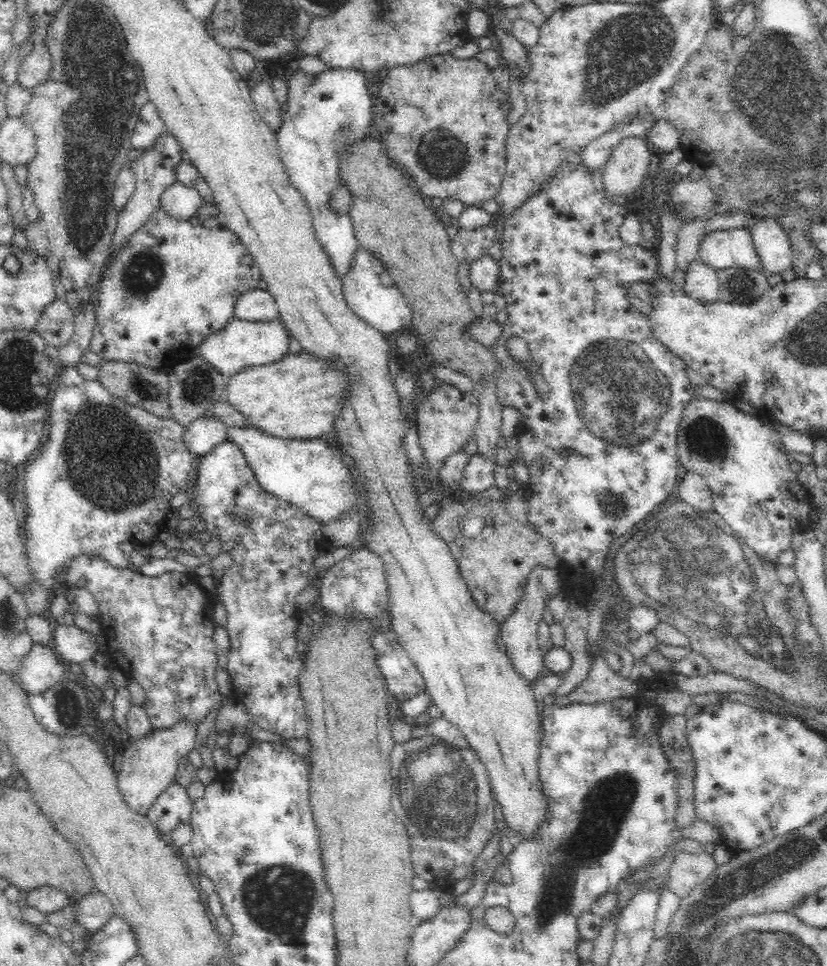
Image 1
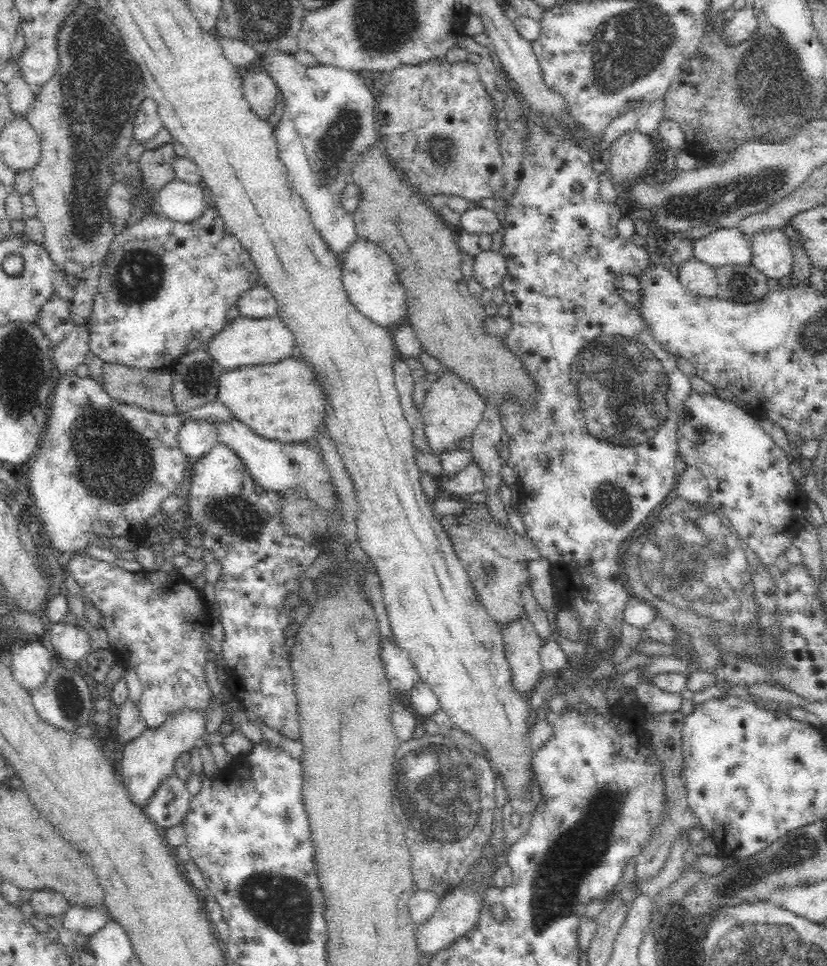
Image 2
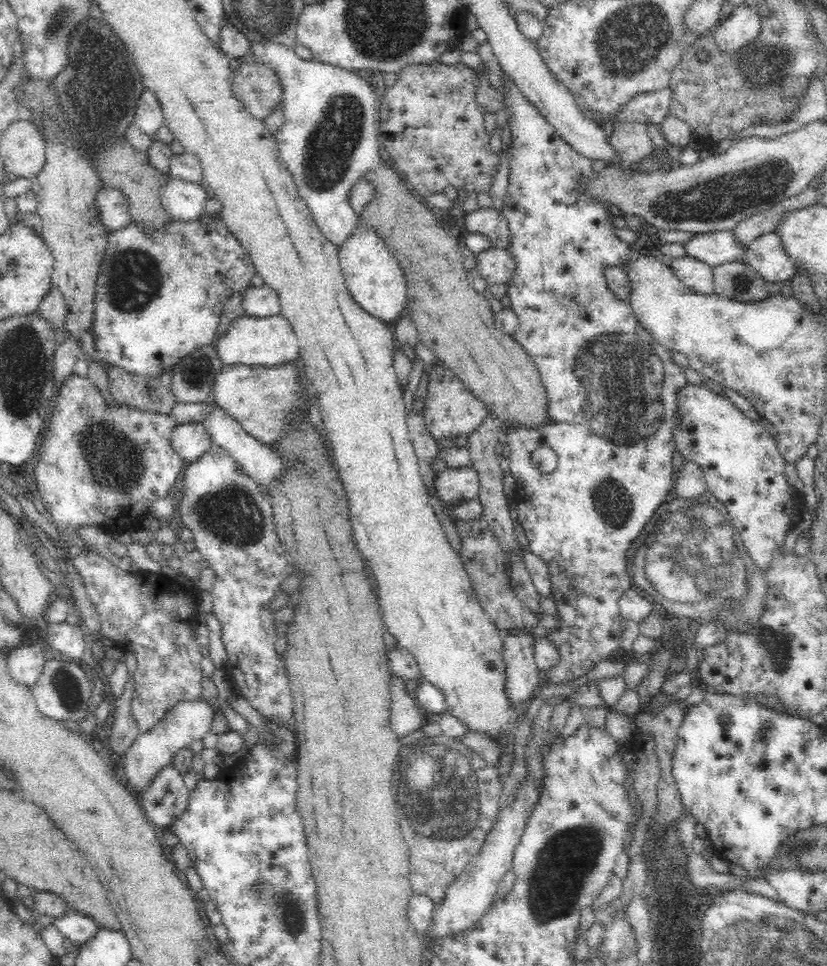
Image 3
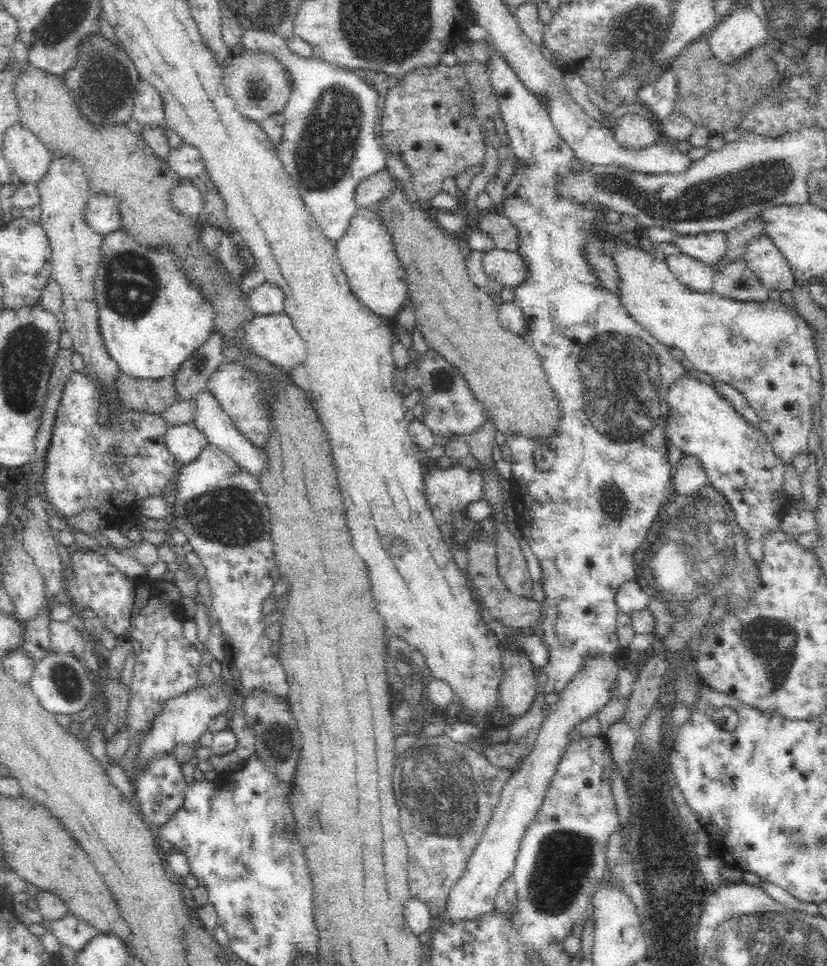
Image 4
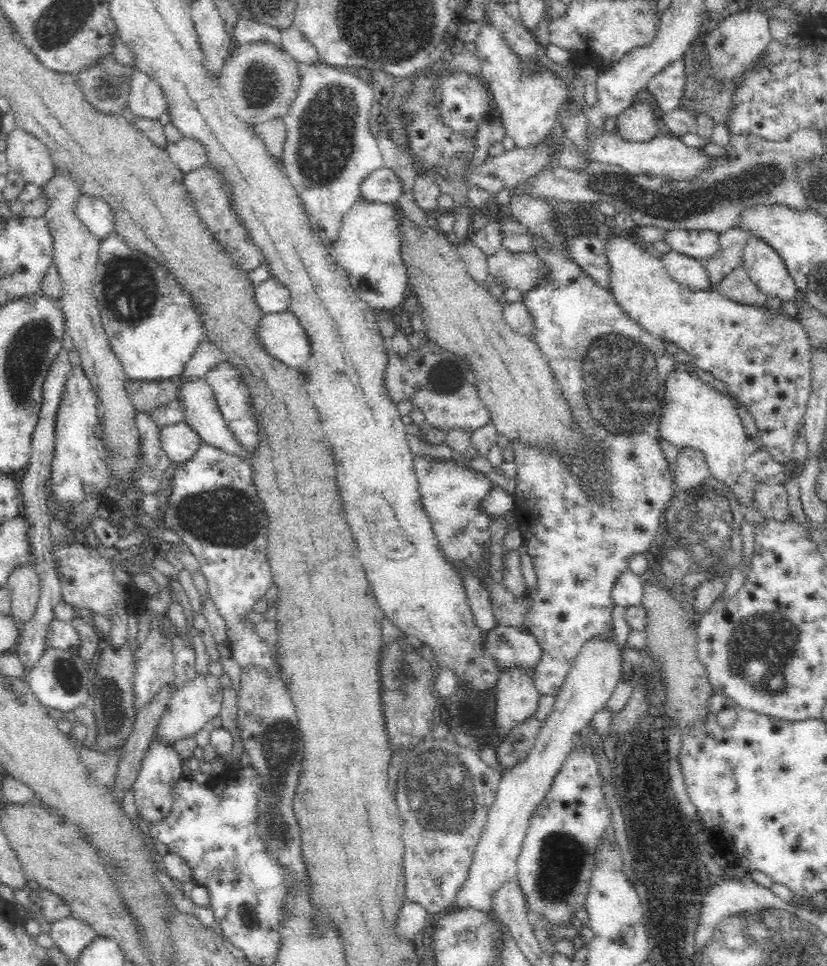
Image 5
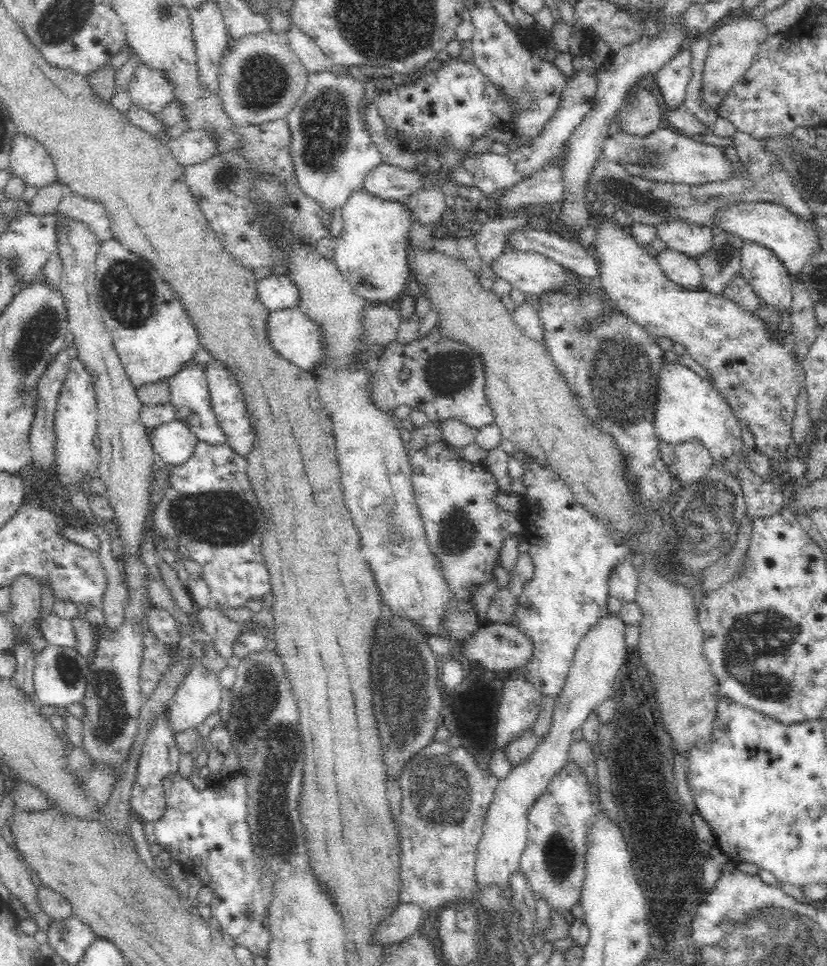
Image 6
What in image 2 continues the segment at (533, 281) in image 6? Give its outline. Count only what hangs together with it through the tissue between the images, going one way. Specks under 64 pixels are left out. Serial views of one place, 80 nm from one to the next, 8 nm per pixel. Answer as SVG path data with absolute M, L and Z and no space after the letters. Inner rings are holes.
M483 250L474 258L473 276L484 285L484 288L494 289L508 274L508 263L502 250Z

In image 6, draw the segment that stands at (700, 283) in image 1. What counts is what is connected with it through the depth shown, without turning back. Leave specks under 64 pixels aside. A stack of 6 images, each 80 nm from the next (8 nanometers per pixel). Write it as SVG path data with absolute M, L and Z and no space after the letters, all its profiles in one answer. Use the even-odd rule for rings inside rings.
M666 247L659 251L656 260L668 280L682 286L684 290L697 290L701 274L697 262L692 257Z

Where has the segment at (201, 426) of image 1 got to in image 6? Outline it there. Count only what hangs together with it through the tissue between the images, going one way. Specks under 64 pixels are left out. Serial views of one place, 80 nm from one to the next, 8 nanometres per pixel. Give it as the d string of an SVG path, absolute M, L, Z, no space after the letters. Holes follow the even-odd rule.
M175 418L152 430L149 442L159 462L173 467L192 456L198 438L184 422Z

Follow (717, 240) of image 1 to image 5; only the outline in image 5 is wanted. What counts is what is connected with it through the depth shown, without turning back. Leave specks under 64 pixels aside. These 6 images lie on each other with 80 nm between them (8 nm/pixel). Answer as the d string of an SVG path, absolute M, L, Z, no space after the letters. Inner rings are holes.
M676 227L664 230L663 239L671 246L671 250L686 256L704 261L715 253L718 235L713 230L688 230Z

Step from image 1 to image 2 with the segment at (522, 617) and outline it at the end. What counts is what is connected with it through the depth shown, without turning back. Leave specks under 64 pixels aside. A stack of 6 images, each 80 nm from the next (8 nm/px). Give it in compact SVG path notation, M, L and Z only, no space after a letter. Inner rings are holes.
M527 616L504 626L502 634L511 688L519 696L530 697L538 680L545 675L538 658L542 639Z

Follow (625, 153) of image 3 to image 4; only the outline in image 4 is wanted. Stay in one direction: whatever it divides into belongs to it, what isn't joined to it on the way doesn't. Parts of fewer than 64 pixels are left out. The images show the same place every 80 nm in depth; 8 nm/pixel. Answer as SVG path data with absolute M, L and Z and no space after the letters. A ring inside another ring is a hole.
M632 112L617 118L612 130L616 141L630 149L648 146L662 137L659 123L652 124L646 116L637 116Z

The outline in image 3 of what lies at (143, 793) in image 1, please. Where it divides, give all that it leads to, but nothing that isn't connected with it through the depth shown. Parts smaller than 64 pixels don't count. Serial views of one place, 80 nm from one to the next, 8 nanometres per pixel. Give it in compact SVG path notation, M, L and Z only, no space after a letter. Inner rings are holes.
M206 698L182 699L175 702L165 715L148 732L142 732L134 740L130 750L122 759L122 781L135 794L153 777L153 774L164 765L172 763L174 753L183 748L189 748L195 740L204 738L210 732L216 708L222 707L220 698L210 704Z

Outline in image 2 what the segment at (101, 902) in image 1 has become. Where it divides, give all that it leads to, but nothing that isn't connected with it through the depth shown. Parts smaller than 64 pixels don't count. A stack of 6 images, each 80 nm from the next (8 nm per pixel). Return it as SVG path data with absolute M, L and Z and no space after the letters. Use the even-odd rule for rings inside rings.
M70 906L59 919L66 932L88 939L105 926L108 922L106 916L106 911L100 913L93 909Z

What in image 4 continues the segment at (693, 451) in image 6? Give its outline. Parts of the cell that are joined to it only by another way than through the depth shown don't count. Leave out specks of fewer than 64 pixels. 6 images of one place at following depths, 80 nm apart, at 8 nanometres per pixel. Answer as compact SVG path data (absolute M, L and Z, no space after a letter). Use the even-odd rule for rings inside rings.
M683 454L680 462L672 466L672 473L671 480L680 495L695 494L709 482L702 460L696 455Z

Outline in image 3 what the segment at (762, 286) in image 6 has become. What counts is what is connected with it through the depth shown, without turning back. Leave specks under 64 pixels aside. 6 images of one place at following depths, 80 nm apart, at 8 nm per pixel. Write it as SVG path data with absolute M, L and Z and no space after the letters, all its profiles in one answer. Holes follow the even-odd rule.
M773 231L761 234L747 246L744 261L761 275L764 282L780 284L788 282L796 274L794 263L782 250Z

